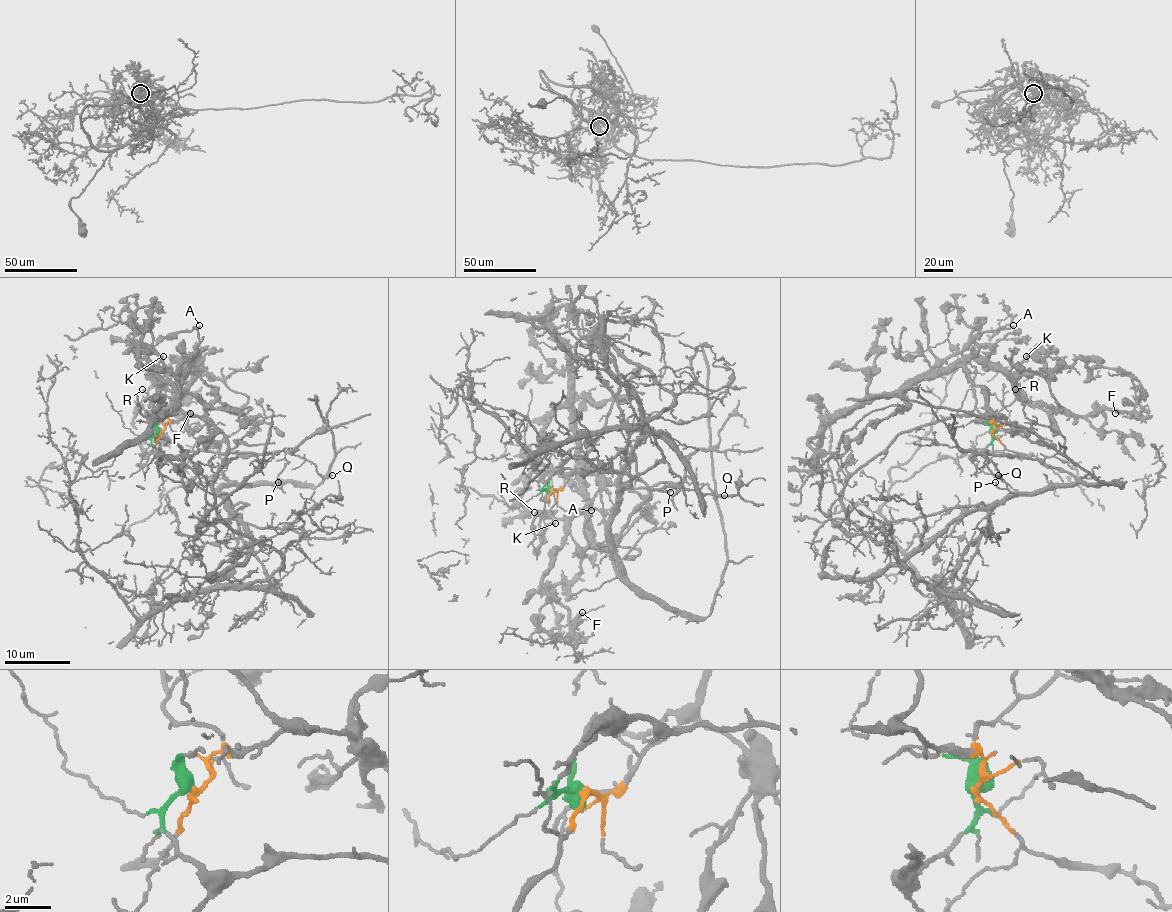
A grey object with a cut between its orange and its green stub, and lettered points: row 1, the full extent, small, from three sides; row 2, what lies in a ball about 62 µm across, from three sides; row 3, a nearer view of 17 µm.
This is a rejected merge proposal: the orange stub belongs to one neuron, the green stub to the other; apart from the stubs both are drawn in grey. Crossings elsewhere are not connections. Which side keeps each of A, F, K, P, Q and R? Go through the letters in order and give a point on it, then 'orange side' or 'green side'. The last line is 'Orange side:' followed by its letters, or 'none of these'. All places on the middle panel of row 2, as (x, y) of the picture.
A: place (591, 510); orange side
F: place (582, 612); orange side
K: place (555, 523); orange side
P: place (670, 492); green side
Q: place (724, 495); green side
R: place (534, 512); orange side
Orange side: A, F, K, R

